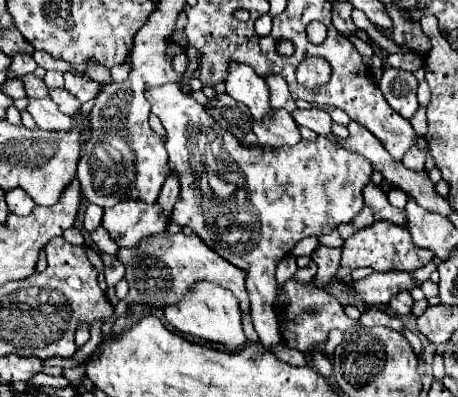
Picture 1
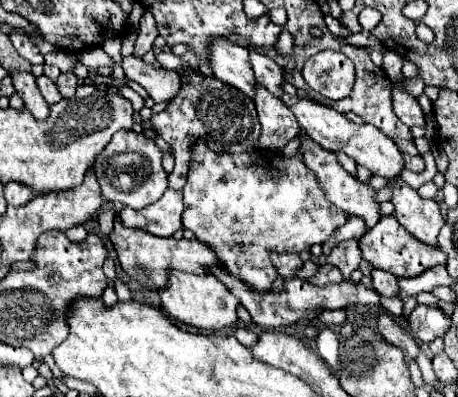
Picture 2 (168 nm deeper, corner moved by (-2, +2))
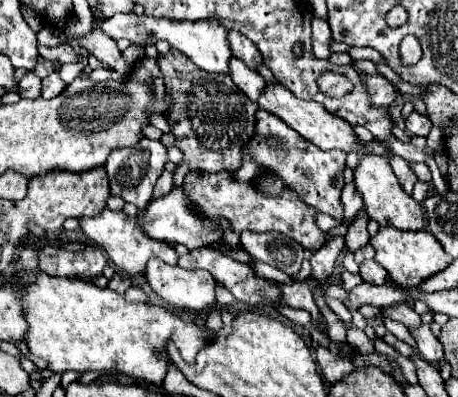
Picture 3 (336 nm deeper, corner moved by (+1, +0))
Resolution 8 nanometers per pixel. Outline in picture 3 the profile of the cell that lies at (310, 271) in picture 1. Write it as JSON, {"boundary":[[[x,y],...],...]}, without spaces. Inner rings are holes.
{"boundary":[[[361,212],[361,214],[357,216],[355,224],[349,226],[349,230],[347,230],[347,234],[345,234],[345,246],[347,246],[347,252],[355,252],[355,250],[359,250],[359,248],[363,248],[363,246],[369,244],[367,222],[369,222],[367,214]]]}

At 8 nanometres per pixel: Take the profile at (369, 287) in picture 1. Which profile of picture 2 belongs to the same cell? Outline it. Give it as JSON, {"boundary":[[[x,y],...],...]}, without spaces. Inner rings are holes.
{"boundary":[[[214,264],[214,266],[208,266],[210,272],[220,280],[224,282],[224,286],[240,300],[240,304],[250,312],[252,320],[262,326],[262,328],[280,328],[280,326],[286,326],[286,324],[292,324],[292,322],[298,322],[298,320],[308,320],[308,322],[314,322],[318,320],[318,312],[322,308],[328,308],[328,310],[336,310],[336,308],[346,308],[348,304],[370,304],[370,306],[378,306],[380,302],[380,296],[378,292],[374,290],[368,290],[364,288],[362,284],[354,284],[354,282],[340,282],[340,284],[328,284],[328,286],[312,286],[308,284],[306,280],[300,280],[300,278],[290,278],[290,280],[284,280],[284,286],[280,290],[254,290],[250,288],[248,284],[244,284],[238,276],[234,274],[228,274],[224,270],[224,266],[220,264]]]}

